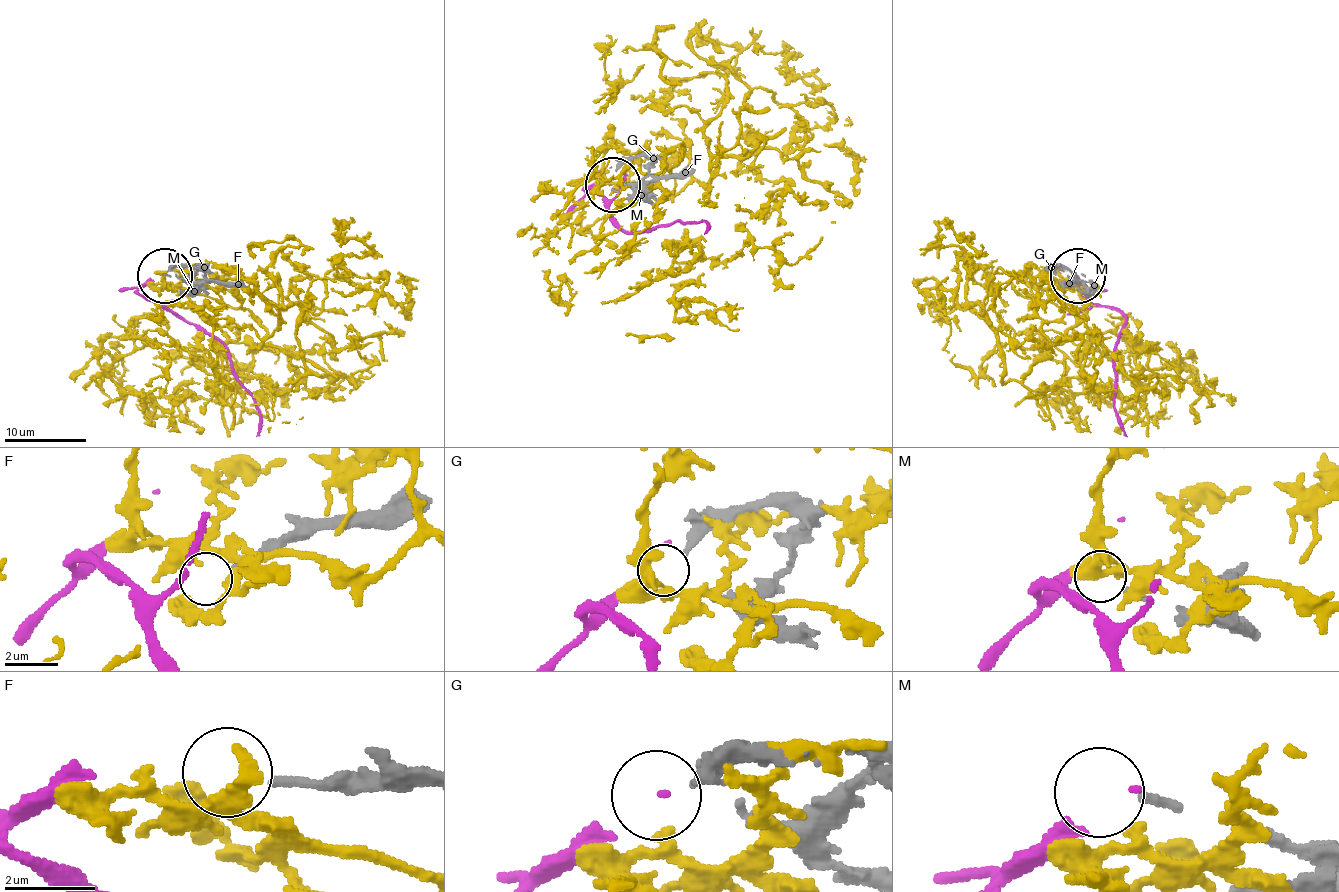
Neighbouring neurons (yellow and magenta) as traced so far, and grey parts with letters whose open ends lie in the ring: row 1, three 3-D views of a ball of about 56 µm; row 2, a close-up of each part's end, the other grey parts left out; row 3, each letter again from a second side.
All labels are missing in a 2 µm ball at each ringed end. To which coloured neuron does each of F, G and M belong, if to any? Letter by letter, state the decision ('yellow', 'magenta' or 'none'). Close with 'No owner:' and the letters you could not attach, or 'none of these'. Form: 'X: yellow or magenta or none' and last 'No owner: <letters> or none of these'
F: none
G: magenta
M: none
No owner: F, M

